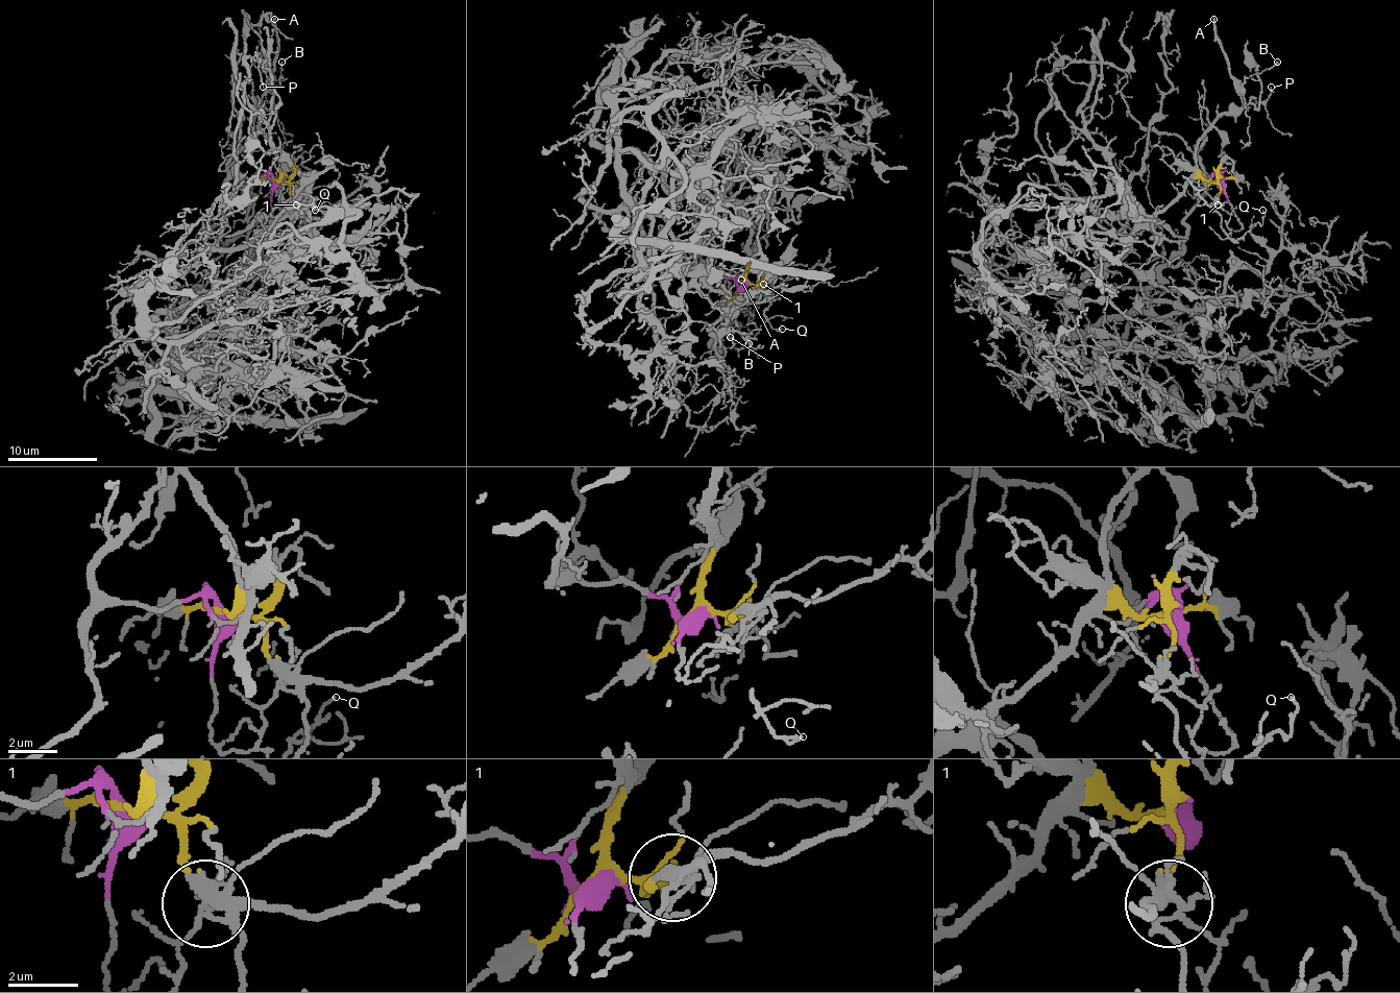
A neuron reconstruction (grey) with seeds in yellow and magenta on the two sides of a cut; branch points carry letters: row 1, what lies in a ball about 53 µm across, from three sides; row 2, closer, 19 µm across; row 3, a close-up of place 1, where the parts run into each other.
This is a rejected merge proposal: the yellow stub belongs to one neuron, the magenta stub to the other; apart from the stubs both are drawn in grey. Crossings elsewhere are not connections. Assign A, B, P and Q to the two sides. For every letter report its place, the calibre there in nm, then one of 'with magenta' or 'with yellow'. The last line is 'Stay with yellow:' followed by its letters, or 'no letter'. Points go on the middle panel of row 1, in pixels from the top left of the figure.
A: place (741, 280); calibre 200 nm; with yellow
B: place (748, 343); calibre 110 nm; with yellow
P: place (730, 337); calibre 130 nm; with yellow
Q: place (782, 329); calibre 90 nm; with yellow
Stay with yellow: A, B, P, Q

